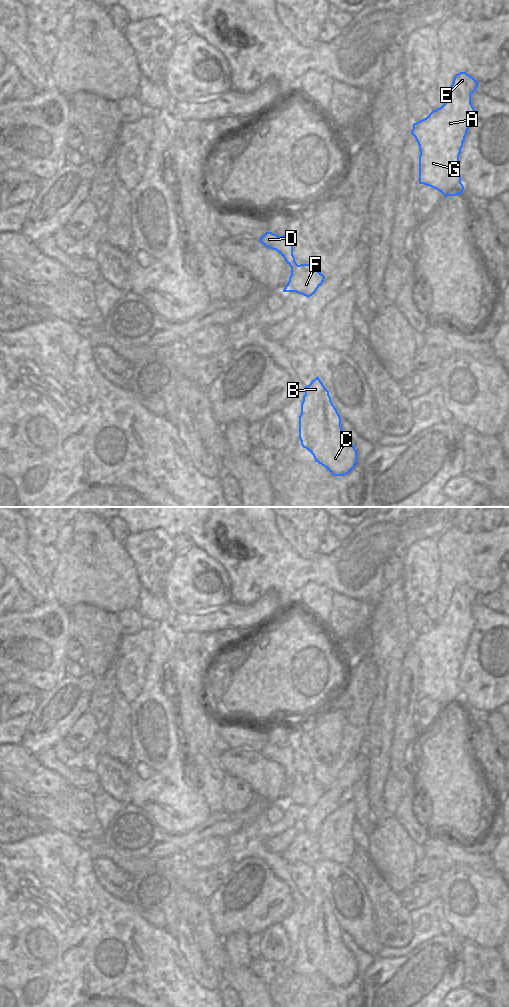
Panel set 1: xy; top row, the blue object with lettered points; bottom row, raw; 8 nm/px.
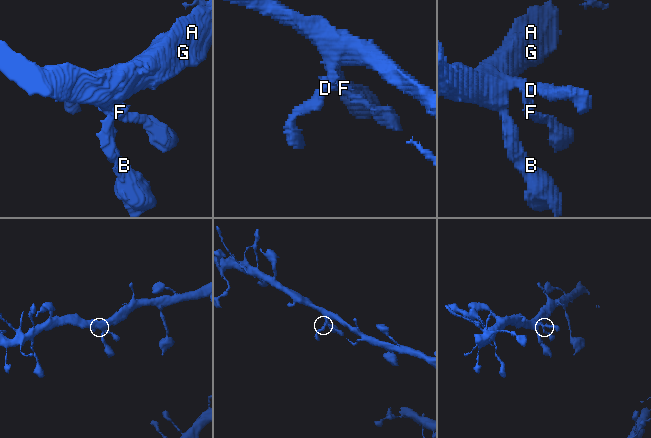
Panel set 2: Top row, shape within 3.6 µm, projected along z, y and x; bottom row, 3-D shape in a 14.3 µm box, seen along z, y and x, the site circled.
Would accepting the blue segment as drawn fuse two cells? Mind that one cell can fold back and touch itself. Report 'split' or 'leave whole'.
leave whole

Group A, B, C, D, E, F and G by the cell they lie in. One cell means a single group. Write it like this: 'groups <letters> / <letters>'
groups A B C D E F G

